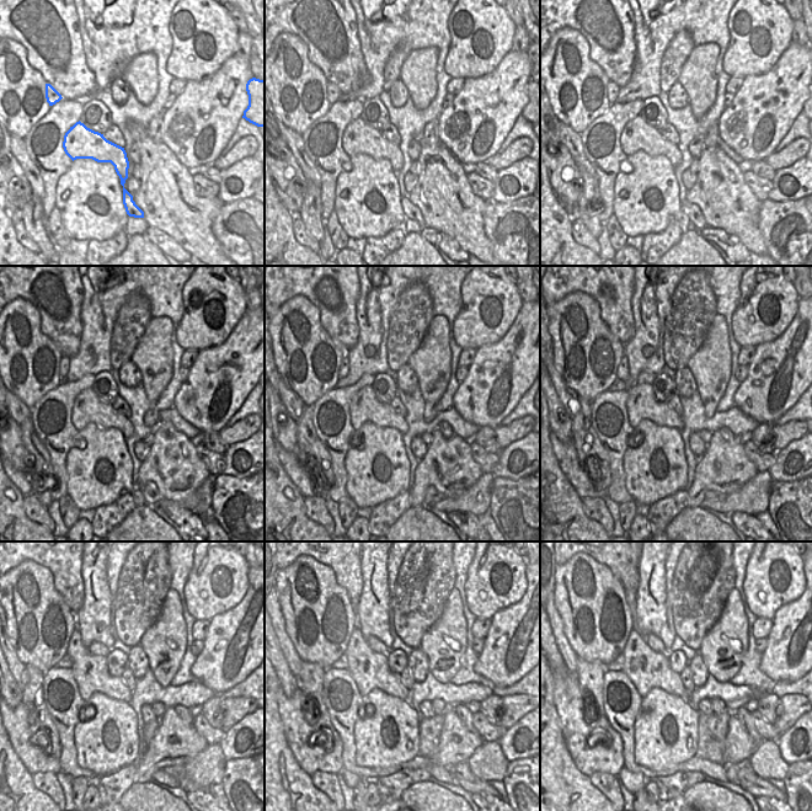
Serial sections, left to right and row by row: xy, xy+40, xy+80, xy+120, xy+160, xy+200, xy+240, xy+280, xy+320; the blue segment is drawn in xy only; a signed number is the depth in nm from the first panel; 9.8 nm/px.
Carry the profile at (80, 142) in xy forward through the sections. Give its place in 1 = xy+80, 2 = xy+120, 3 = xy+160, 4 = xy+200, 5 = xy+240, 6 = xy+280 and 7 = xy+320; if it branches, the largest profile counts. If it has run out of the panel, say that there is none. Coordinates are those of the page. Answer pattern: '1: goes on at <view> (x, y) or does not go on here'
1: goes on at xy+80 (637, 135)
2: goes on at xy+120 (87, 407)
3: goes on at xy+160 (364, 406)
4: goes on at xy+200 (641, 404)
5: goes on at xy+240 (91, 675)
6: goes on at xy+280 (369, 670)
7: goes on at xy+320 (646, 670)

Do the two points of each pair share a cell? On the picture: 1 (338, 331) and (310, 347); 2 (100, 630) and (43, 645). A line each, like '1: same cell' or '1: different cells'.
1: different cells
2: different cells

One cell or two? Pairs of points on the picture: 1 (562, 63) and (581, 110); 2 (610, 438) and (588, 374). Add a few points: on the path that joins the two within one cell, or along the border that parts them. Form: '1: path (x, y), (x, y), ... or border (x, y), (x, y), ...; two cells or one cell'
1: path (569, 74), (576, 86), (578, 99); one cell
2: border (608, 389), (593, 400); two cells

